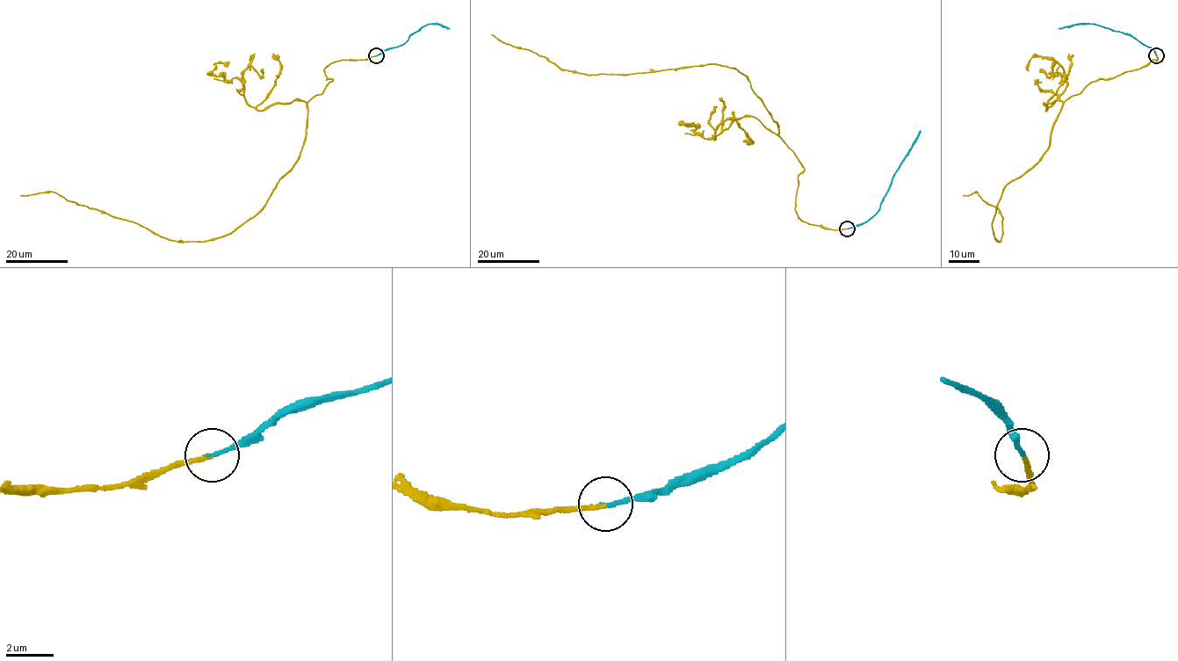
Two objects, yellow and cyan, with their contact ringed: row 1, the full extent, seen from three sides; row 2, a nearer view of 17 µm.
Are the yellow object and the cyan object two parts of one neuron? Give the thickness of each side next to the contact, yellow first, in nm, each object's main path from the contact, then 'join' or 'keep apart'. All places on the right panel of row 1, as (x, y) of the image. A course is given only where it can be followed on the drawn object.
150 nm thick on the yellow side, 150 nm on the other; yellow runs (1156, 55), (1064, 103), (1048, 149), (1002, 192), (992, 222), (1000, 242), (998, 209), (976, 192), (962, 195); cyan runs (1156, 55), (1150, 47), (1109, 28), (1076, 24), (1058, 28); join

